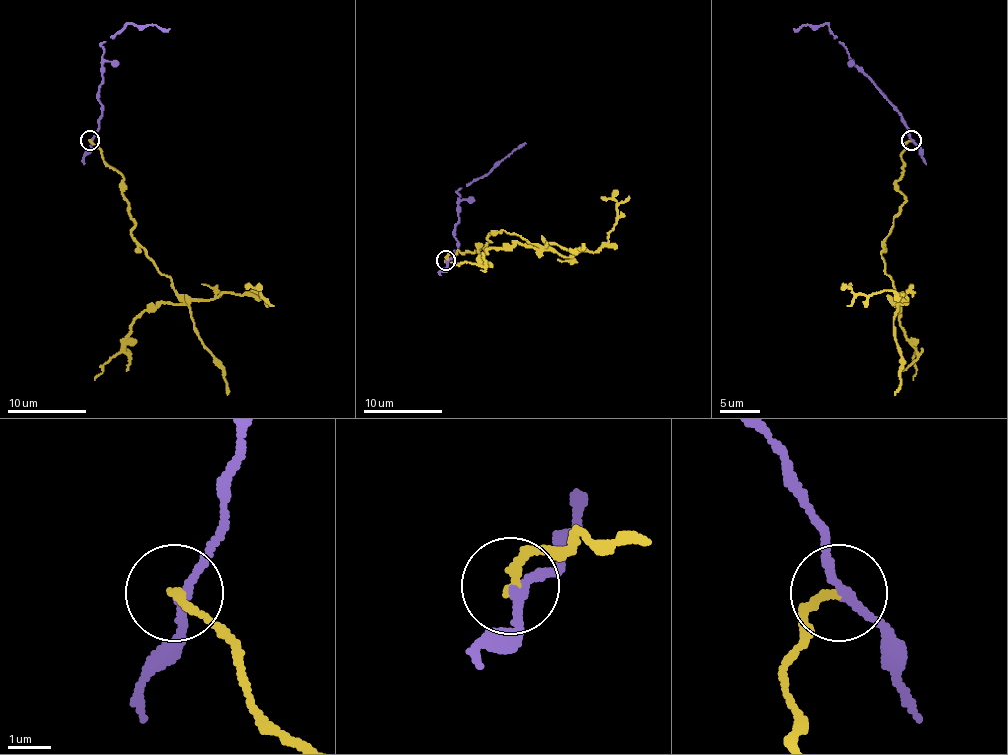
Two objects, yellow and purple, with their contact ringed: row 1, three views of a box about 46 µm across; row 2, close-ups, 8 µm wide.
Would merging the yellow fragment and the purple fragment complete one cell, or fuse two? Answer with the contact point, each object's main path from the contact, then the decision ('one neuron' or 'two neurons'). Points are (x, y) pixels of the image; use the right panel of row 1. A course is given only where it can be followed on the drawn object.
place (911, 140); course yellow (911, 140), (896, 187), (906, 203), (882, 256), (896, 294), (907, 300), (892, 290), (856, 294), (848, 284); course purple (911, 140), (902, 114), (854, 63), (826, 23), (795, 29); two neurons

